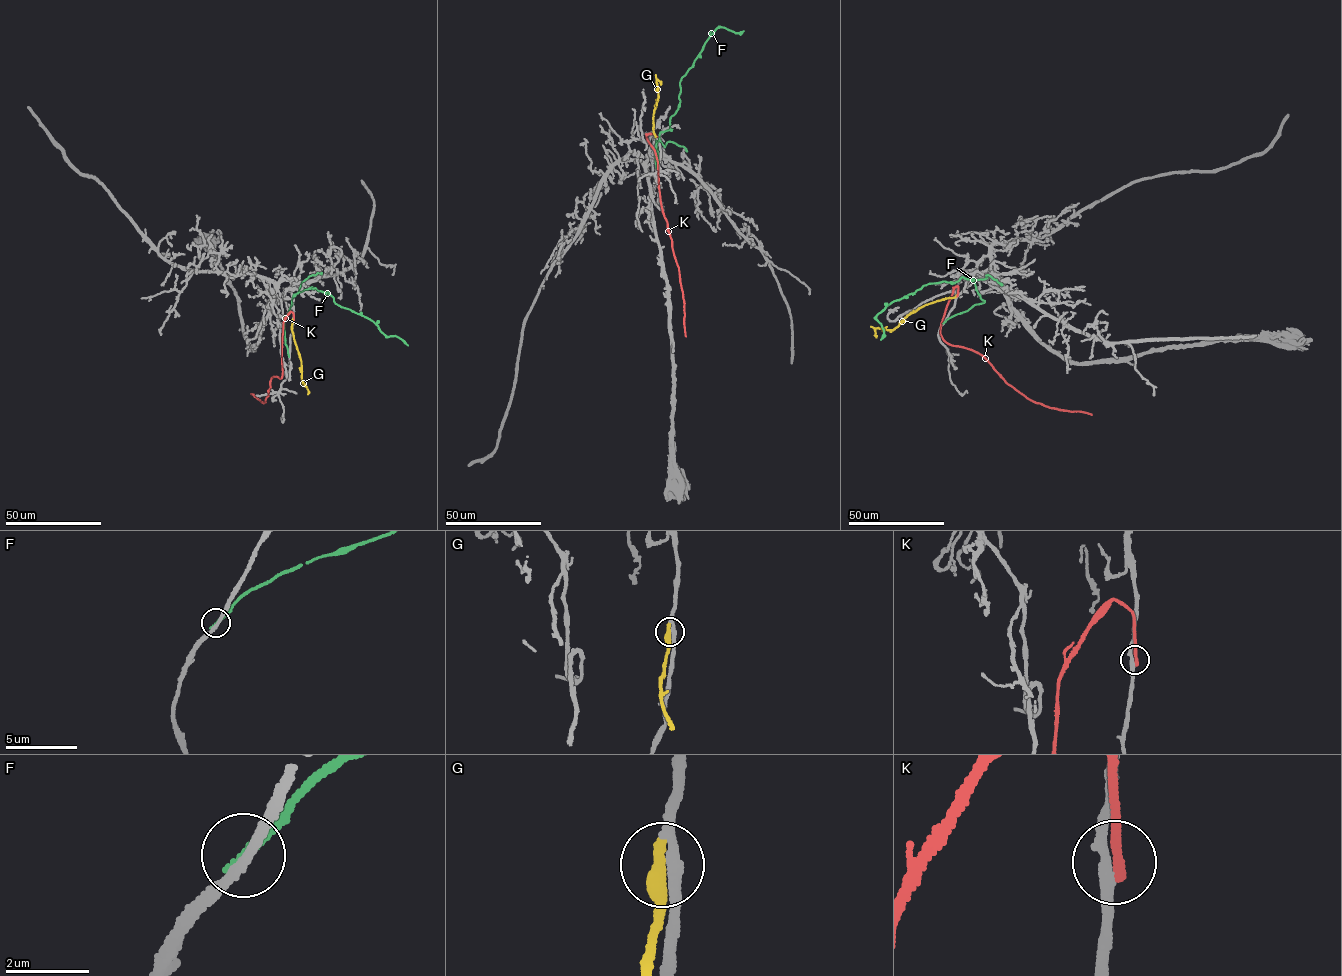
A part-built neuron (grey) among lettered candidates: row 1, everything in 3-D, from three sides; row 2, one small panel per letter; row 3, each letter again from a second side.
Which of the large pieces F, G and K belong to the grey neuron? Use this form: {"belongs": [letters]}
{"belongs": ["G"]}

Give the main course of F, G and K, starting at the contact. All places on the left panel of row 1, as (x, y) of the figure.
F: (289, 356), (283, 320), (293, 296), (311, 288), (329, 292), (337, 305), (408, 345)
G: (292, 320), (291, 330), (308, 394)
K: (293, 319), (290, 312), (283, 321), (282, 376), (273, 376), (265, 402), (251, 394)

